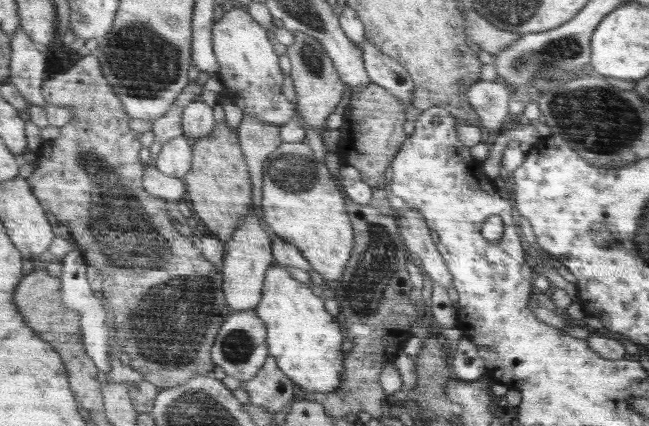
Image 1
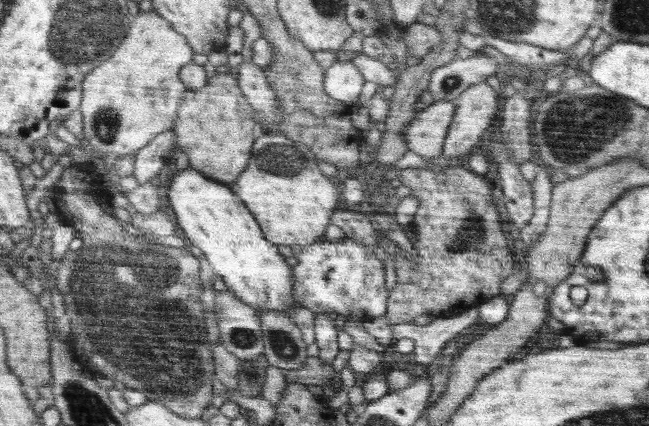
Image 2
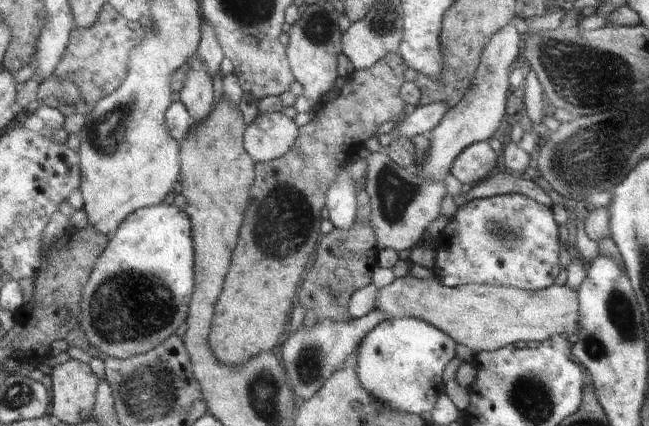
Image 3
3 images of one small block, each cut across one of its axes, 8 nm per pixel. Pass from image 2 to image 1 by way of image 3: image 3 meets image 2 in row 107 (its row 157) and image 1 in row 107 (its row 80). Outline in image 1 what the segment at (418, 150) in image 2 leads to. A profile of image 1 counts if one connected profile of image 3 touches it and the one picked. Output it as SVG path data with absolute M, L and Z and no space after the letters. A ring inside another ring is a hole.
M501 79L478 81L467 93L469 103L481 118L481 126L488 129L492 135L494 130L501 130L502 122L510 120L508 101L514 95L510 86Z

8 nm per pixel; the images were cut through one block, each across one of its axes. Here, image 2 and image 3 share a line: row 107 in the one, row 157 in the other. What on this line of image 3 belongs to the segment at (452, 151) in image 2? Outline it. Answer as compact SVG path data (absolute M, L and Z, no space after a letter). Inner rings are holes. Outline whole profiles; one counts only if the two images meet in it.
M481 141L468 146L454 160L449 172L462 185L474 184L490 175L498 160L497 152L492 150L488 142Z

